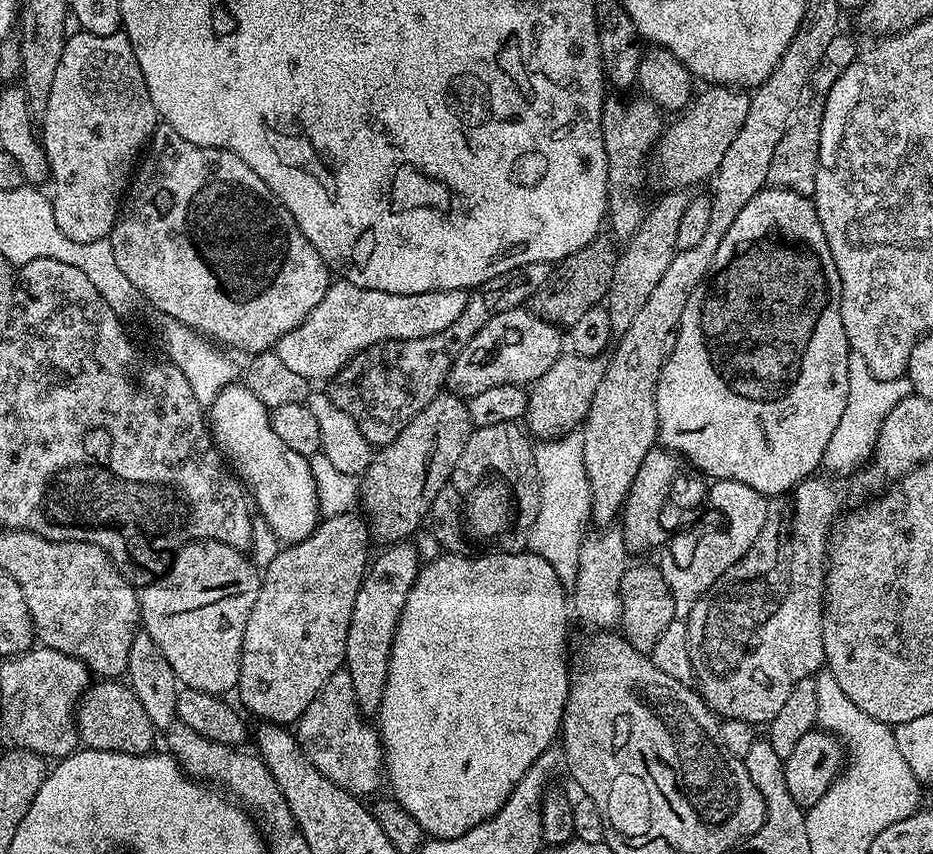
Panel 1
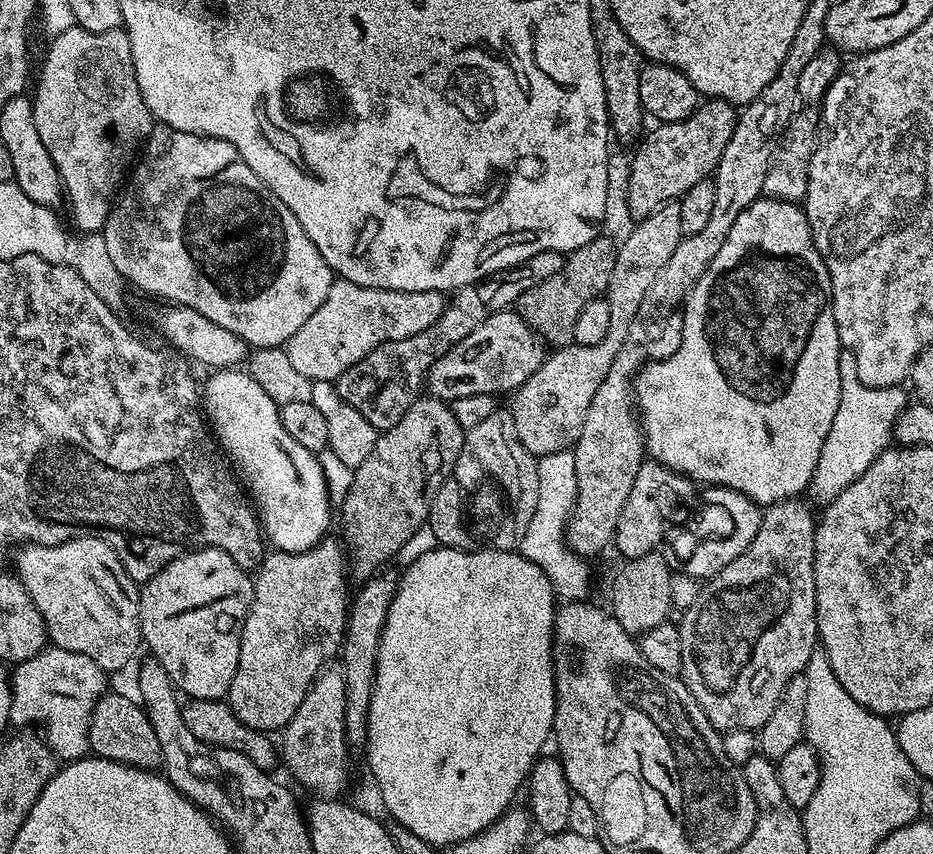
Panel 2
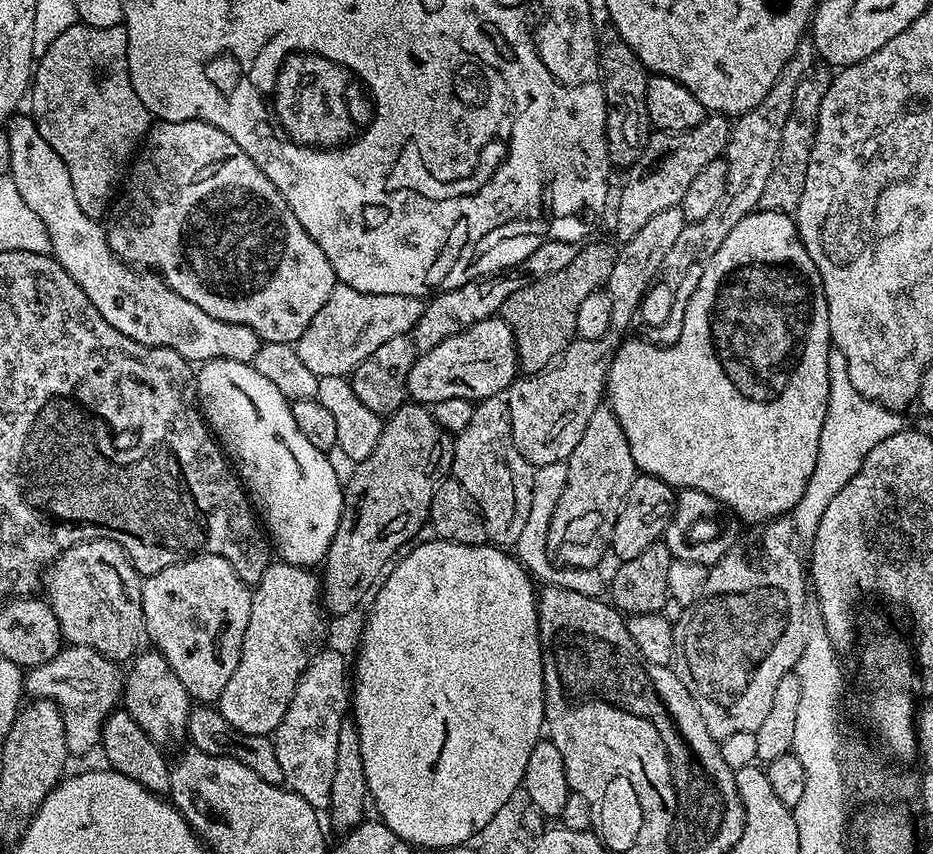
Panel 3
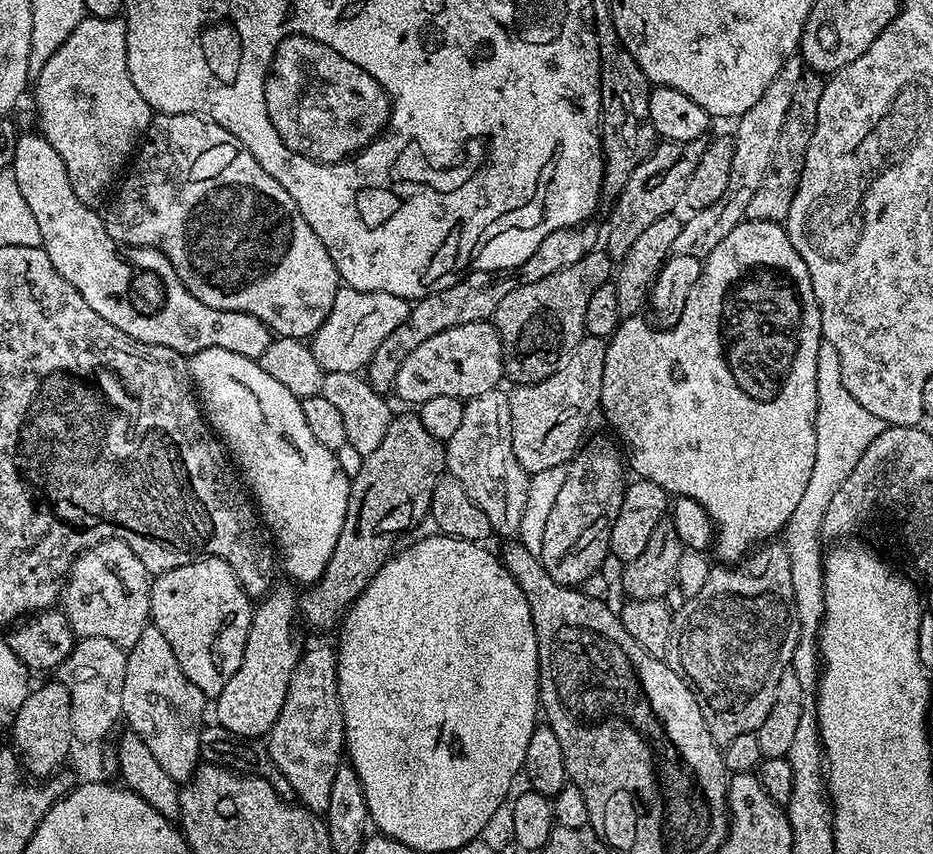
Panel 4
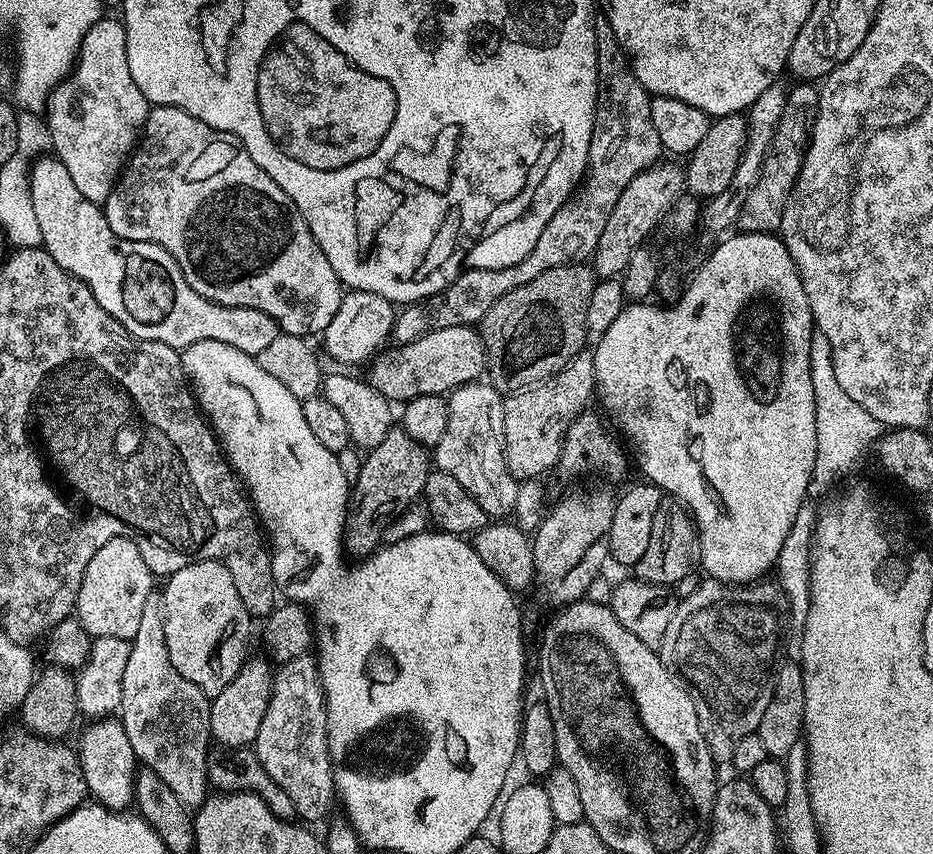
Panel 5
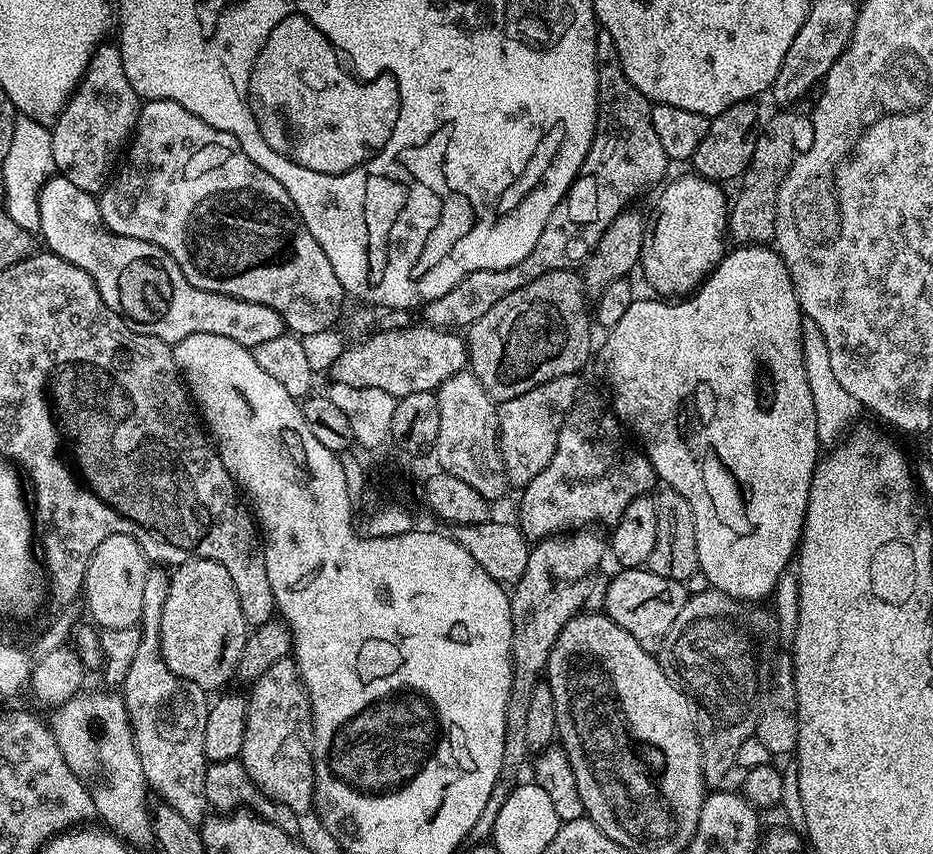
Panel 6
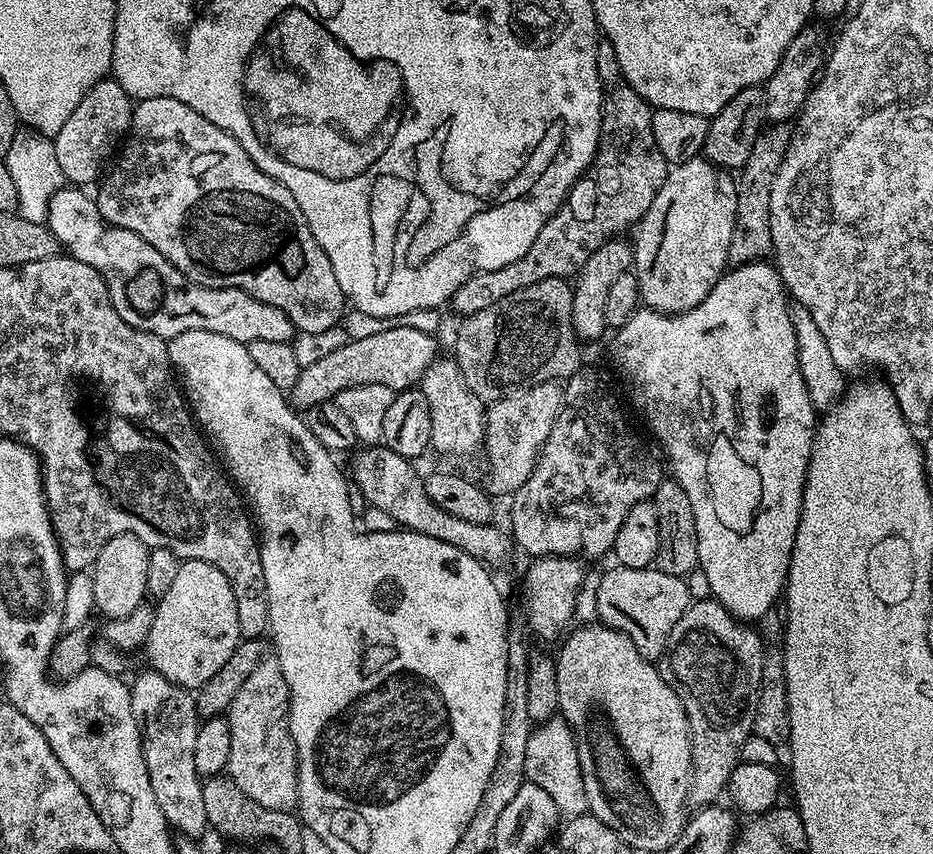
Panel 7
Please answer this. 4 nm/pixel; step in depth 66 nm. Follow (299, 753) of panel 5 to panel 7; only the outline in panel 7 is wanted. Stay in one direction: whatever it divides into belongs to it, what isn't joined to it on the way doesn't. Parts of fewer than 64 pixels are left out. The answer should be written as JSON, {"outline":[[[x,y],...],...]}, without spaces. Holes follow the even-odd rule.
{"outline":[[[266,658],[262,662],[258,662],[258,666],[254,666],[254,674],[250,674],[250,678],[246,678],[246,682],[242,682],[242,690],[238,690],[238,694],[234,694],[226,713],[226,719],[230,726],[230,758],[226,769],[227,776],[234,782],[238,782],[238,787],[248,797],[254,798],[254,802],[258,802],[258,806],[266,806],[266,810],[282,810],[283,812],[295,813],[297,811],[296,803],[298,802],[298,758],[296,757],[294,738],[288,729],[288,687],[286,686],[286,678],[282,678],[282,666],[276,659]]]}

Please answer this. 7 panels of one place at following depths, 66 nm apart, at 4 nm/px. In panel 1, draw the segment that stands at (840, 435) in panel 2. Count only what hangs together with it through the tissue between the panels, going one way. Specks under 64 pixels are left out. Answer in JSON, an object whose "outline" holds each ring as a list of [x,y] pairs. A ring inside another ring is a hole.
{"outline":[[[854,351],[848,353],[848,373],[850,374],[850,390],[846,393],[846,410],[842,413],[842,422],[838,422],[830,443],[826,445],[822,465],[823,471],[833,472],[833,474],[828,473],[833,477],[848,476],[852,471],[855,473],[867,465],[872,458],[872,452],[876,449],[878,434],[886,422],[886,414],[890,414],[890,410],[898,406],[898,402],[913,395],[907,374],[893,380],[874,378],[862,354]]]}

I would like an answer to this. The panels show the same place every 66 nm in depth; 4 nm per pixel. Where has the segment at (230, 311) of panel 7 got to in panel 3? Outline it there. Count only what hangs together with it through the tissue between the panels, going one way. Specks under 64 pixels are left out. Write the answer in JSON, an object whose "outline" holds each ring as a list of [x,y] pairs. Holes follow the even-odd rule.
{"outline":[[[17,114],[8,122],[6,135],[10,142],[10,173],[14,186],[18,186],[18,194],[22,194],[26,206],[42,218],[42,226],[46,226],[48,235],[48,247],[51,255],[78,282],[78,286],[94,302],[98,314],[114,326],[122,334],[134,338],[139,344],[145,344],[147,348],[169,348],[182,358],[190,362],[203,362],[205,360],[233,360],[243,364],[251,364],[254,354],[258,354],[262,343],[258,334],[250,330],[250,326],[238,325],[234,322],[224,322],[218,318],[210,318],[206,310],[198,310],[194,302],[186,302],[182,294],[174,294],[170,286],[155,272],[141,270],[139,267],[126,264],[117,258],[108,245],[108,233],[105,225],[97,217],[82,214],[82,206],[78,206],[78,198],[74,198],[74,186],[70,186],[70,170],[66,170],[66,162],[54,154],[54,146],[38,134],[36,122],[28,114]]]}

